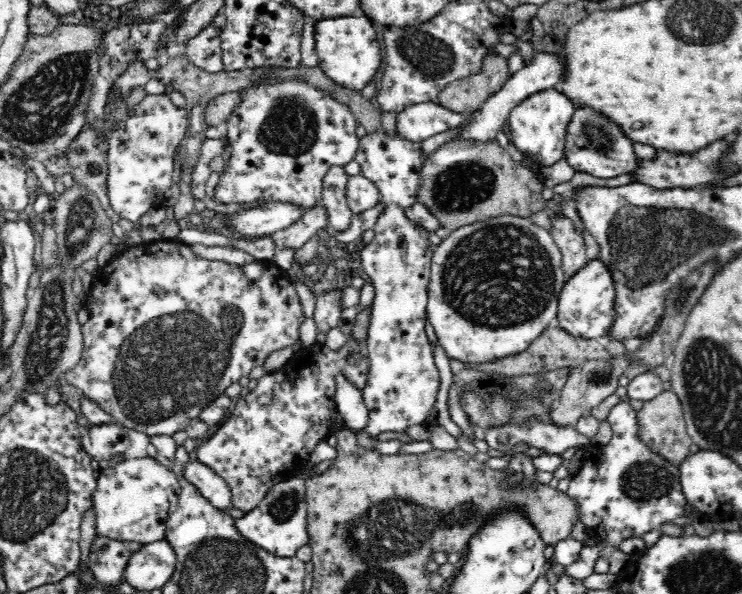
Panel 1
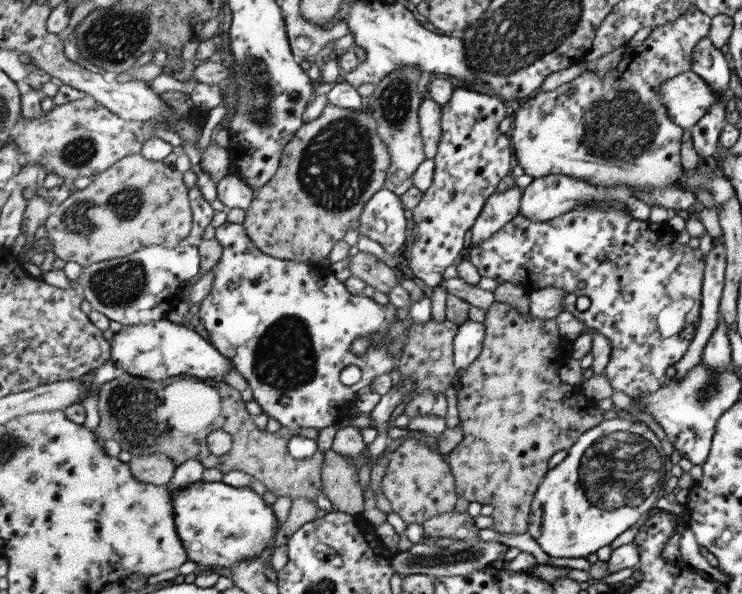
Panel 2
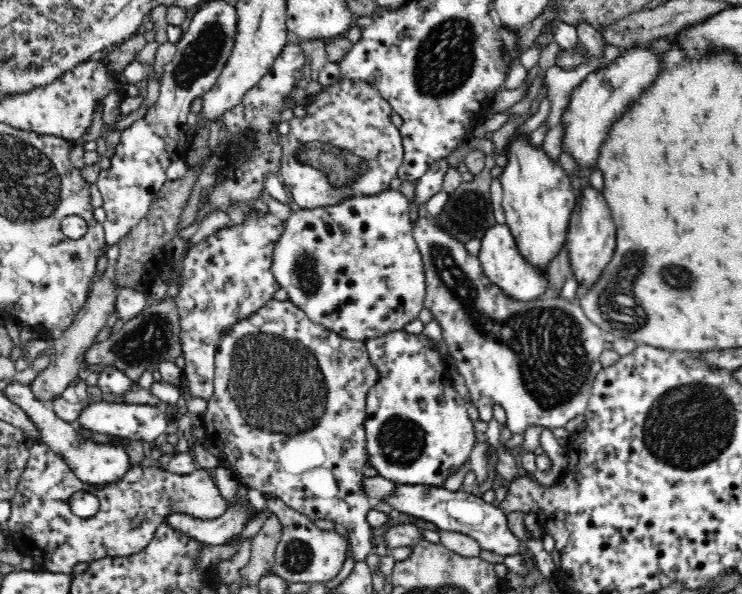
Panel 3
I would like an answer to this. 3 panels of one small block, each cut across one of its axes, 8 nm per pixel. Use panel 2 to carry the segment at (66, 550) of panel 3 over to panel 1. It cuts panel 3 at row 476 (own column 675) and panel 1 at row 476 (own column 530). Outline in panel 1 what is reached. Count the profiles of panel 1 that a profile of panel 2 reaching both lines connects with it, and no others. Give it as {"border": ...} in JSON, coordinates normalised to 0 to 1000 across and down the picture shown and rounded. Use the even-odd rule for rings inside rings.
{"border":[[[167,771],[159,781],[136,785],[129,808],[129,828],[124,835],[131,906],[146,906],[168,914],[187,912],[191,916],[221,909],[226,872],[240,855],[243,827],[244,811],[237,805],[230,785],[214,771]]]}

